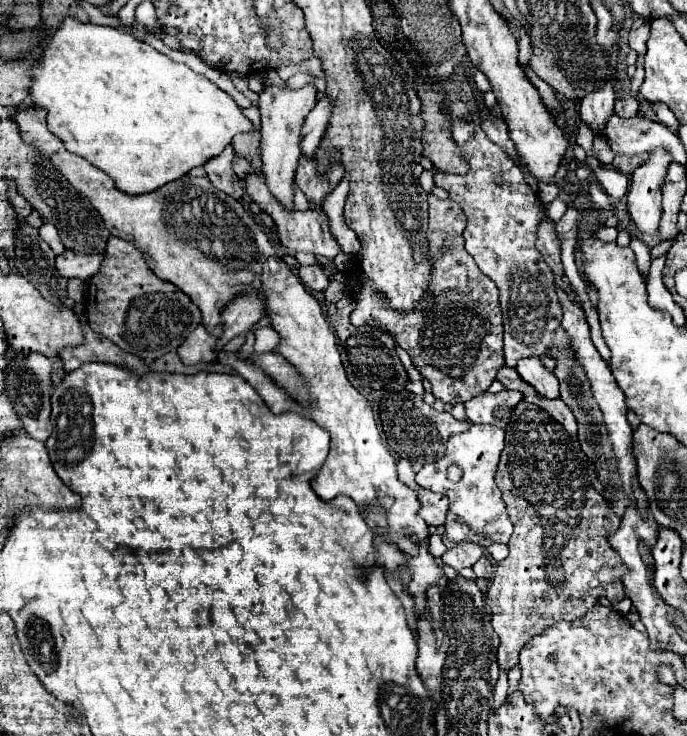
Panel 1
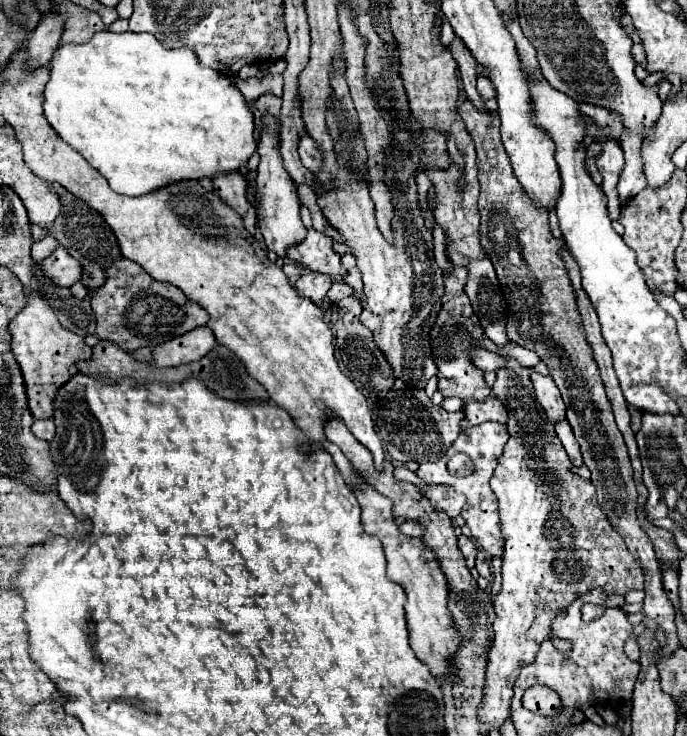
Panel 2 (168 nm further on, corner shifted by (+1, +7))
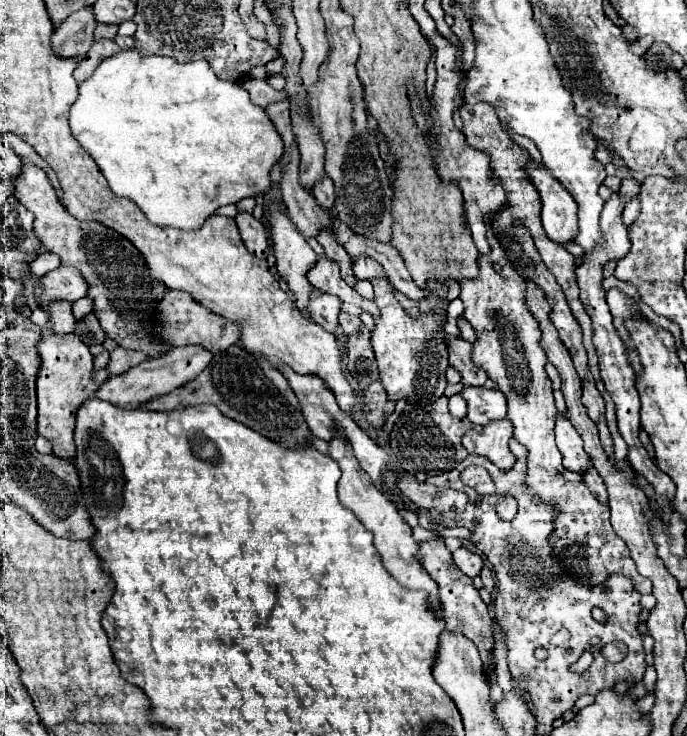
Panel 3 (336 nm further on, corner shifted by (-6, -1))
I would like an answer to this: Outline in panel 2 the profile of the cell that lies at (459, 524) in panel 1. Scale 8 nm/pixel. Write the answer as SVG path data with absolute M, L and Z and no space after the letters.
M427 485L425 497L431 501L433 507L443 509L449 517L459 515L465 503L465 499L453 487L447 487L447 485Z

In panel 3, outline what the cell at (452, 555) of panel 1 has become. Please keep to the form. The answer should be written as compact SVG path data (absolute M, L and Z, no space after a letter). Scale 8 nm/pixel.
M460 547L460 549L456 549L454 551L454 563L458 565L458 569L462 571L462 573L466 573L468 577L474 577L474 575L478 575L480 573L480 569L482 569L482 557L478 555L478 553L472 553L470 549L466 549L466 547Z

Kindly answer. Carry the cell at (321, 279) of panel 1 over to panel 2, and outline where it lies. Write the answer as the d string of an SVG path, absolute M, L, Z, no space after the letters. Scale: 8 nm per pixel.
M309 271L303 273L303 275L299 277L299 281L295 283L297 293L299 293L301 297L313 301L313 303L321 303L321 301L325 299L329 287L331 287L329 277L319 275L319 273L309 273Z

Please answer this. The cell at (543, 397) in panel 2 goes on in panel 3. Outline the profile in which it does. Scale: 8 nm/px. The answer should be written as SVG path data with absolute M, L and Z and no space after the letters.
M556 413L556 445L564 457L564 467L570 471L586 471L590 457L582 447L582 439L574 425L568 421L566 413Z

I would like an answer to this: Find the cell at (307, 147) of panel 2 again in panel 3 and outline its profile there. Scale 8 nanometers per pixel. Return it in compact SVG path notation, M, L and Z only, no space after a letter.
M324 175L312 187L312 193L314 193L318 205L322 205L324 209L332 209L334 207L334 183L332 183L332 179L328 179L328 175Z

